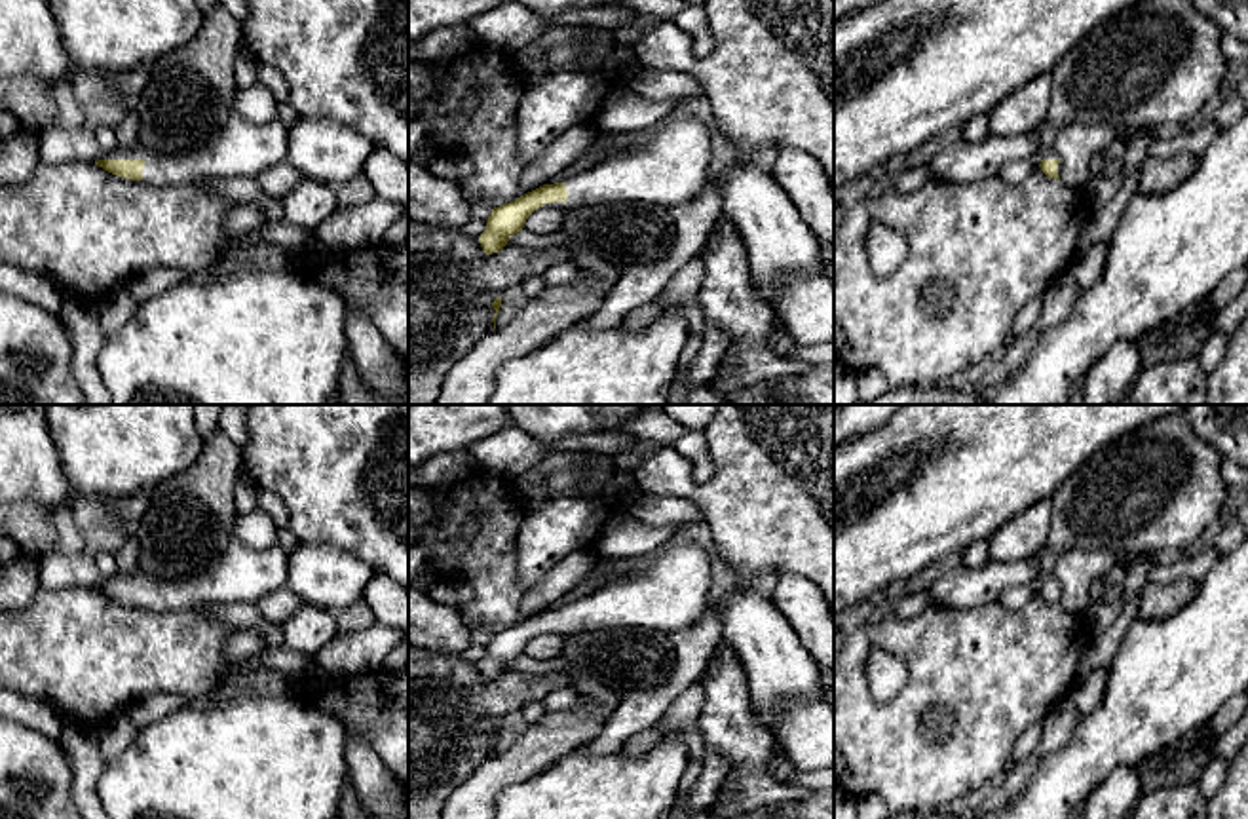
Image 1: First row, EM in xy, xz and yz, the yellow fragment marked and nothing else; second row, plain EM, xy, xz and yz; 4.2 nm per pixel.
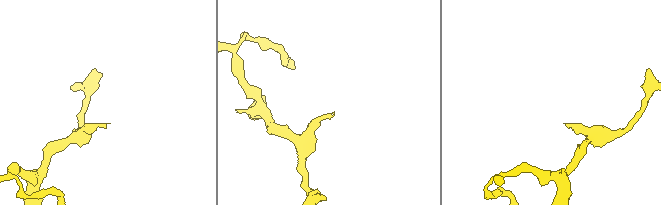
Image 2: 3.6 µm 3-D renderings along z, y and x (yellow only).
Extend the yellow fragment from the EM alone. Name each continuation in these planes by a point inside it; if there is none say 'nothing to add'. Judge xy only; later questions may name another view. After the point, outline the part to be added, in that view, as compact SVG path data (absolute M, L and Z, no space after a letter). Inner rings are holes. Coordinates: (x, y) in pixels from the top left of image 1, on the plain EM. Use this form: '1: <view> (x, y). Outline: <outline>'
1: xy (242, 574). Outline: M232 530L226 549L201 572L165 581L150 576L104 578L103 585L144 585L142 608L154 612L192 612L199 606L249 602L287 585L289 553L279 545L264 549L243 543Z

